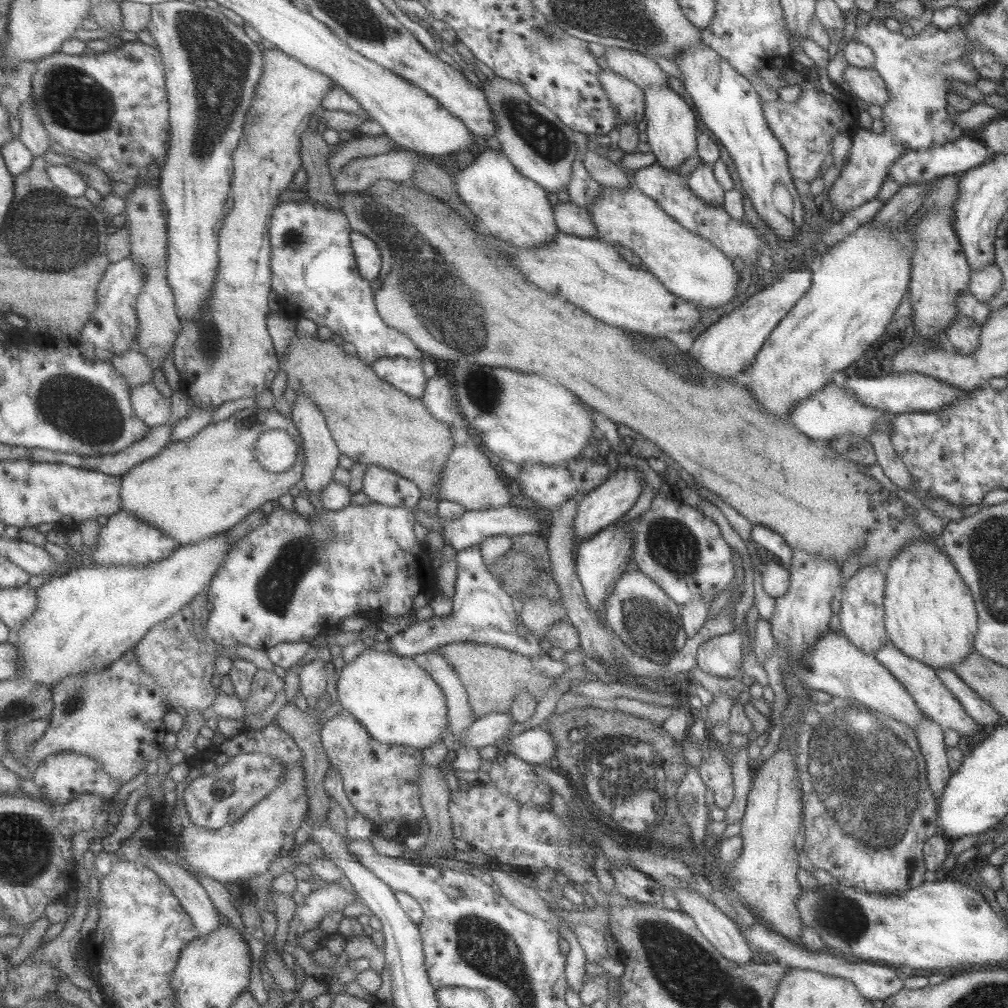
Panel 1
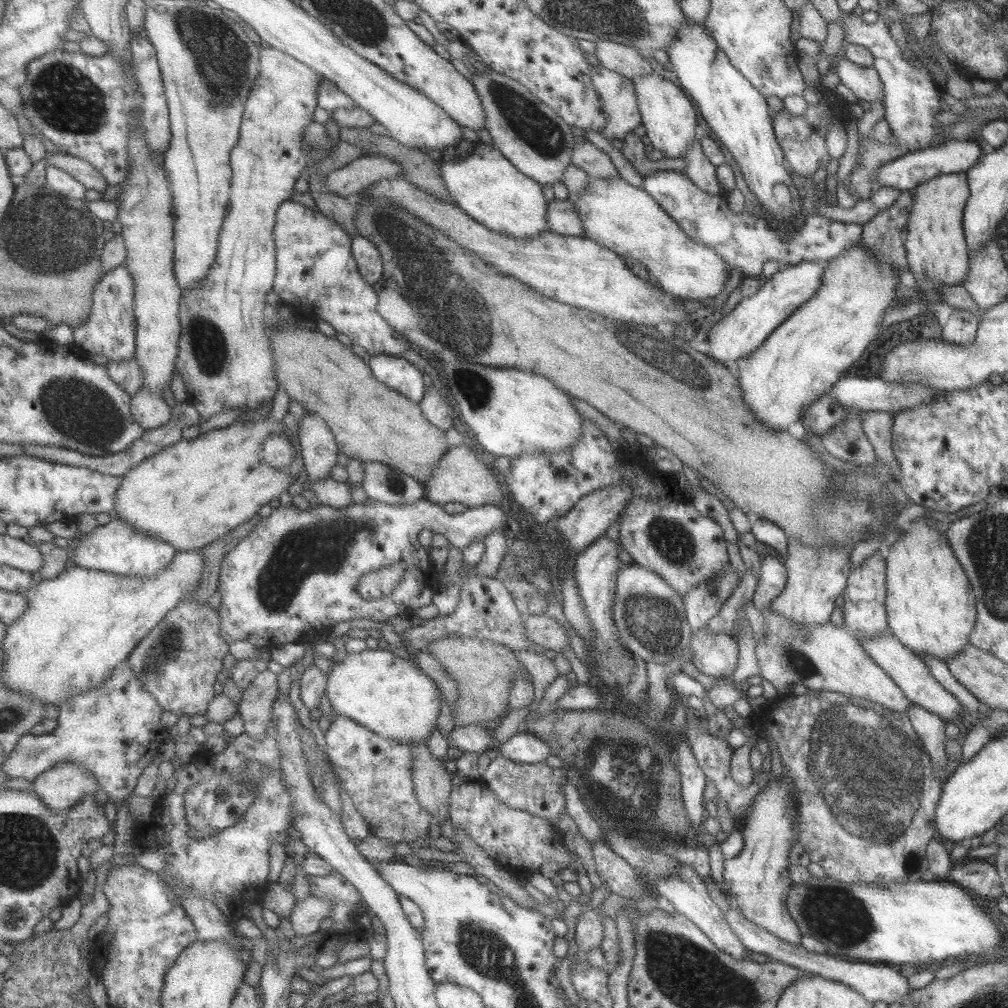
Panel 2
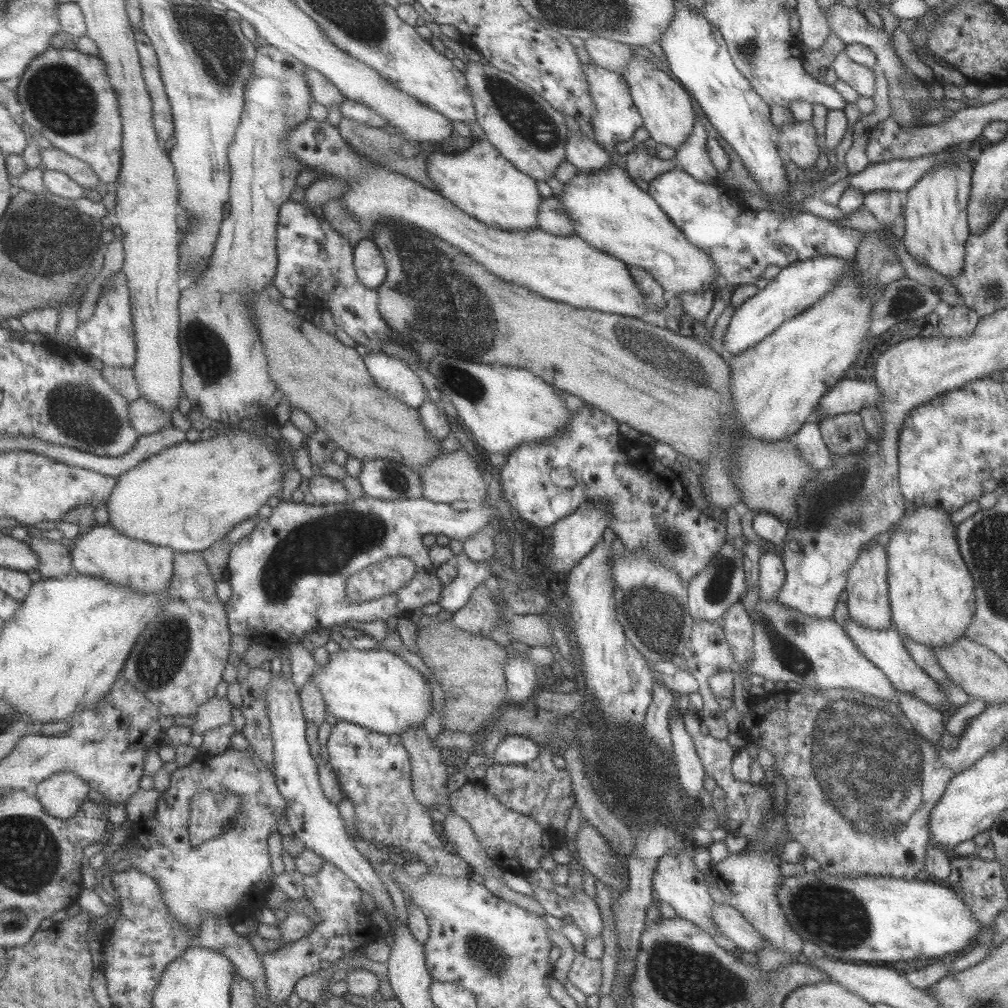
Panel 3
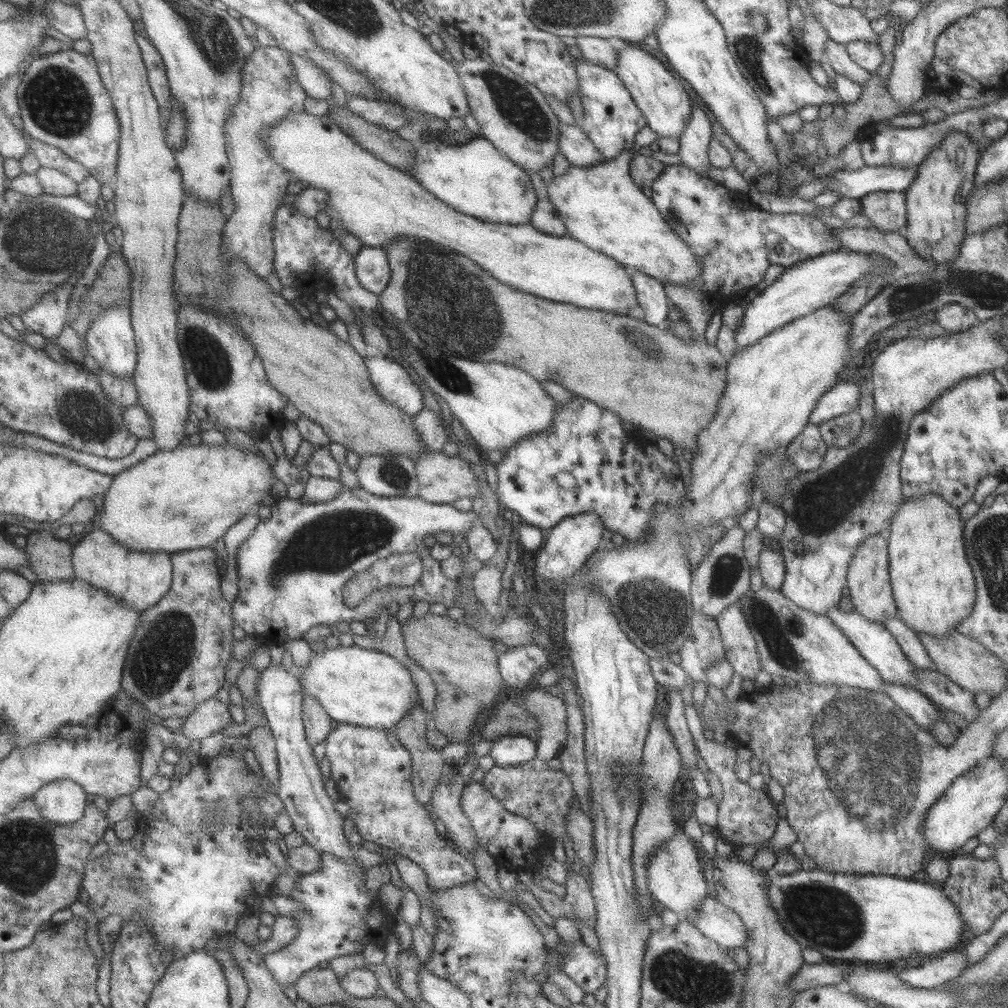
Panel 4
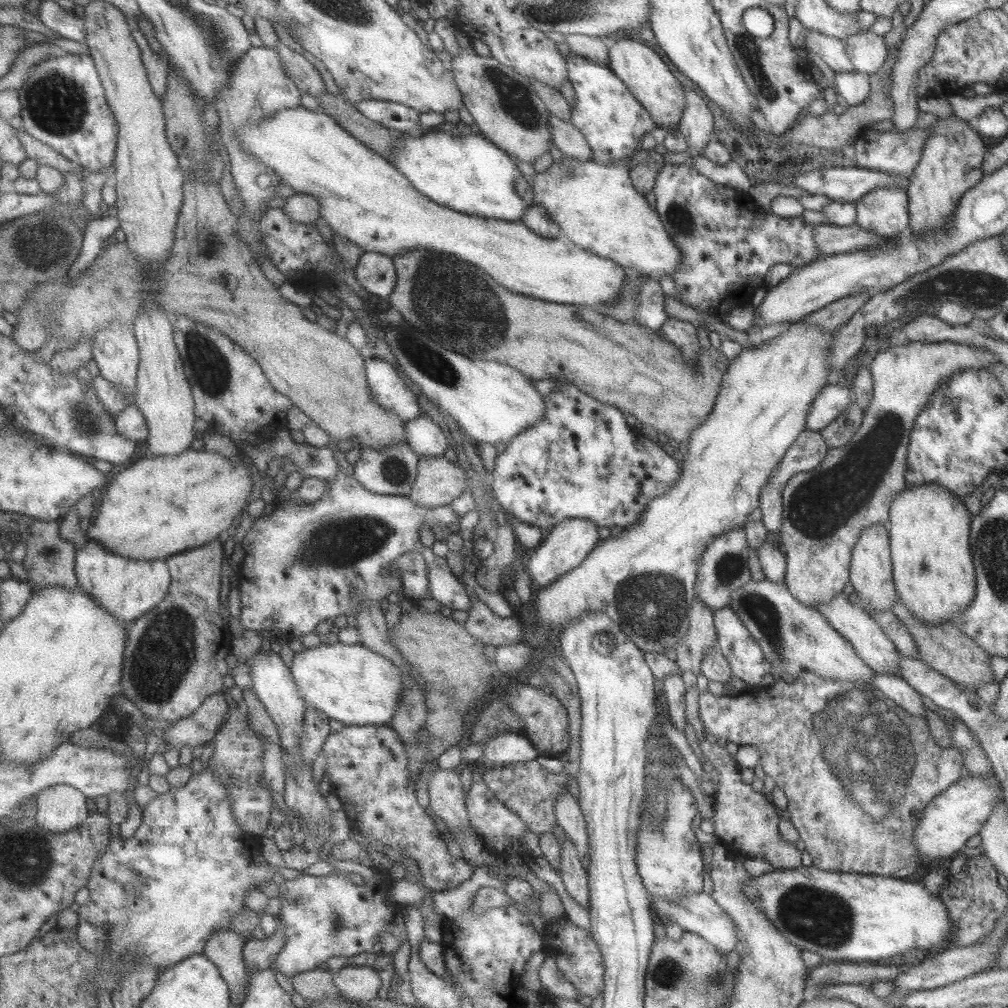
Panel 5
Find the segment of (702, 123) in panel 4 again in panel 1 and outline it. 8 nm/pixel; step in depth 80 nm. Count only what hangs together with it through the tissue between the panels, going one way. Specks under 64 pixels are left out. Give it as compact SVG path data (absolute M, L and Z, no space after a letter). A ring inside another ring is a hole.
M698 164L693 172L685 176L686 185L690 191L703 202L712 206L722 206L724 190L719 186L712 173L712 167Z

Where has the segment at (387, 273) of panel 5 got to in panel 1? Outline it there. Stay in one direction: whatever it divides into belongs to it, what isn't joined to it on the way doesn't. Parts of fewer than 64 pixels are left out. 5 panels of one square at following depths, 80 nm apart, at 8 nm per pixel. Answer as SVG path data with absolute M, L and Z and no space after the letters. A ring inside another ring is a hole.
M353 230L352 246L358 258L360 273L367 280L377 280L383 266L382 250L372 238L362 232Z

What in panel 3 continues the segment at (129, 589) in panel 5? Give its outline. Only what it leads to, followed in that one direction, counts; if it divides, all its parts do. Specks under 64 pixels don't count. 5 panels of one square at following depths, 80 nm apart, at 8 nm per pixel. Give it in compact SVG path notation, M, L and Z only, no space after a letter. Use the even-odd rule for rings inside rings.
M97 524L80 537L72 548L74 568L81 574L103 577L119 586L131 587L143 596L160 593L171 584L174 577L176 550L168 546L157 546L121 534L109 524Z

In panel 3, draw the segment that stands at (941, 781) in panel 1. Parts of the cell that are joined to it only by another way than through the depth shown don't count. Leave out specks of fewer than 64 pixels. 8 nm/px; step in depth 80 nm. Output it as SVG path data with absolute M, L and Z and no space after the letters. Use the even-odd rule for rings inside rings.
M896 690L897 705L907 717L913 730L931 746L940 748L940 738L944 731L946 715L932 706L921 702L910 694Z

